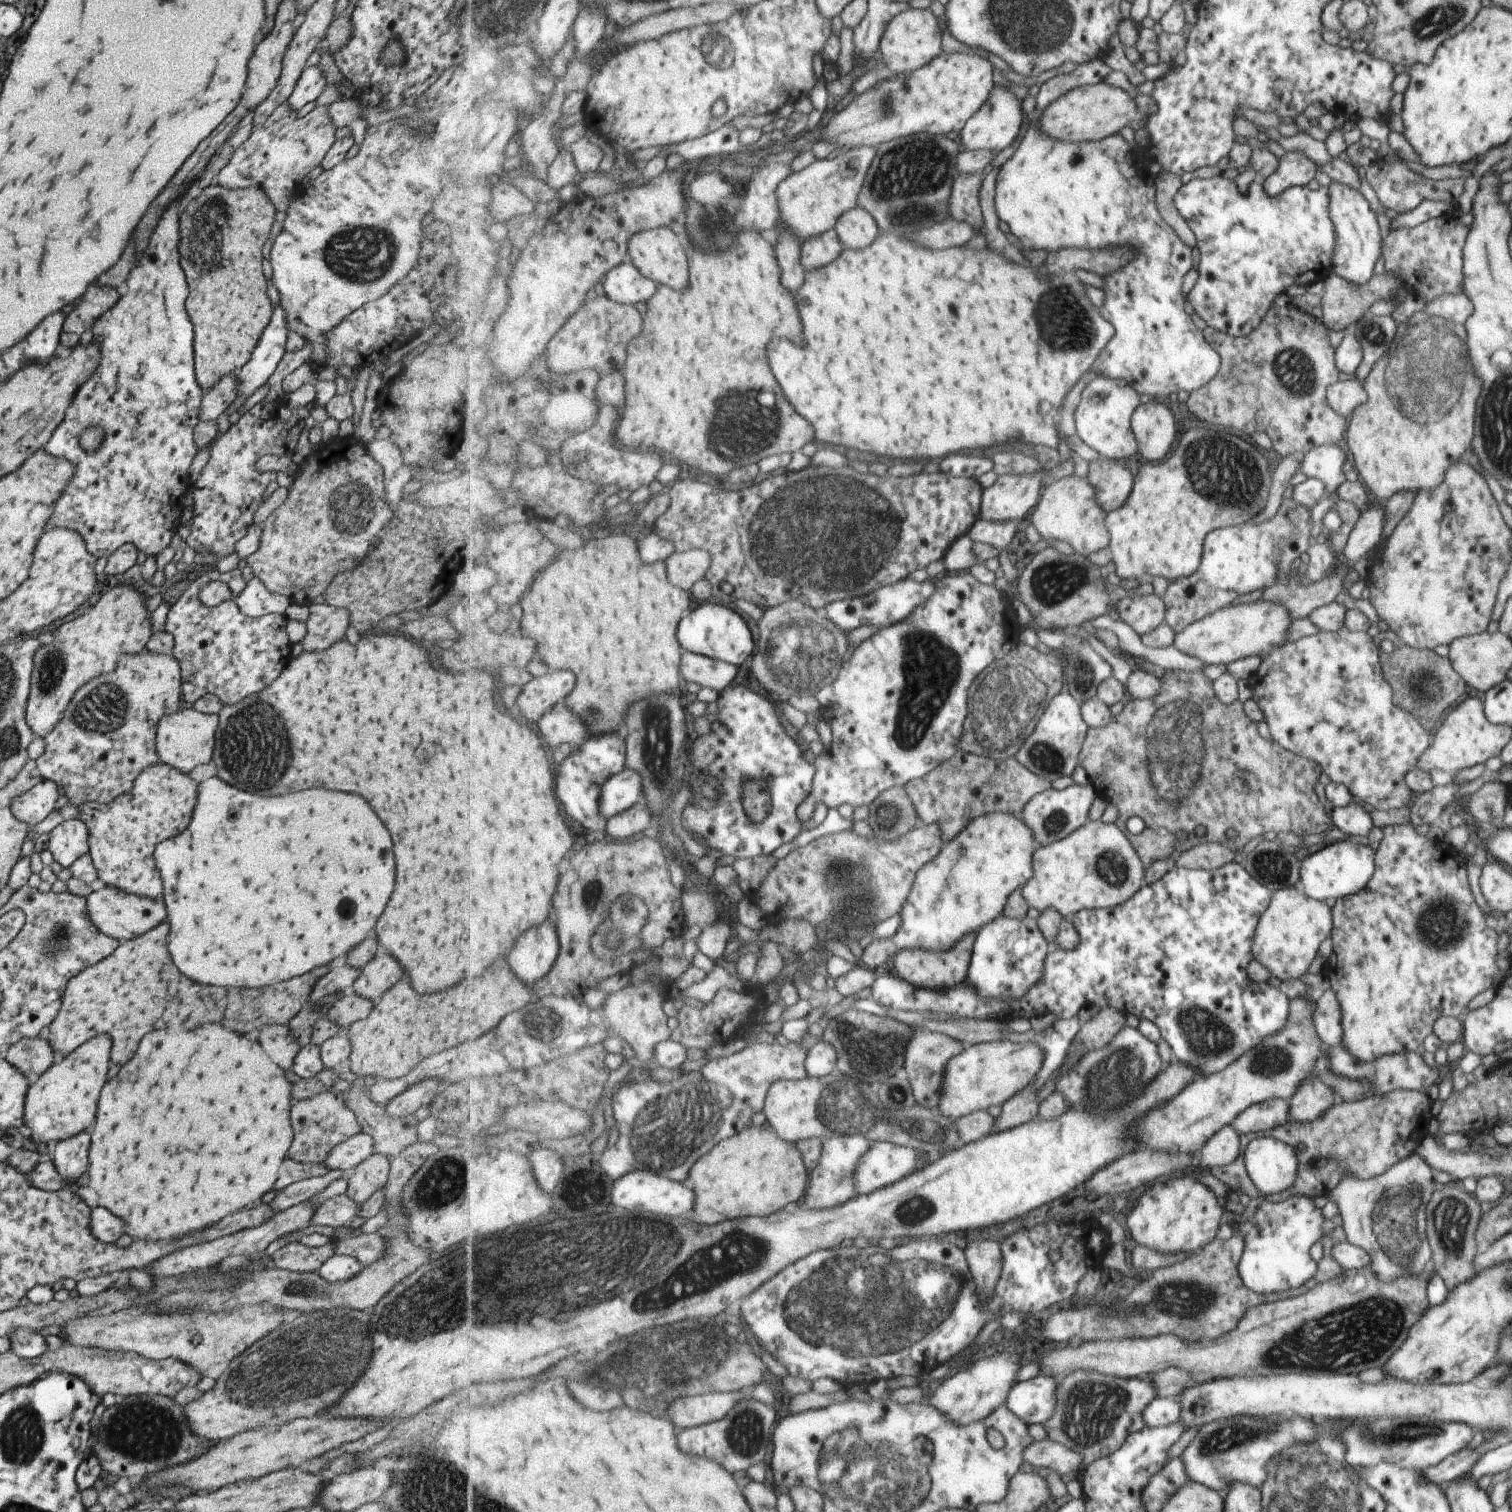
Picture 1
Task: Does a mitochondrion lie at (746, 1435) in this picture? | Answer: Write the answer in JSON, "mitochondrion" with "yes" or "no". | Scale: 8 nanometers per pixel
{"mitochondrion":"yes"}

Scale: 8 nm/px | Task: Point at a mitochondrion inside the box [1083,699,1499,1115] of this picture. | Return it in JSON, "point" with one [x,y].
{"point":[1442,923]}

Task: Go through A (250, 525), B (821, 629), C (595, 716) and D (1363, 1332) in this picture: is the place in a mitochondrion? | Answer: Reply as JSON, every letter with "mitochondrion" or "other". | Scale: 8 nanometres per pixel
{"A":"other","B":"mitochondrion","C":"mitochondrion","D":"mitochondrion"}

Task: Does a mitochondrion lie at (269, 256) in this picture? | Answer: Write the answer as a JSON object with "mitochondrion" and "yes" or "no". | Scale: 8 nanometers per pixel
{"mitochondrion":"no"}

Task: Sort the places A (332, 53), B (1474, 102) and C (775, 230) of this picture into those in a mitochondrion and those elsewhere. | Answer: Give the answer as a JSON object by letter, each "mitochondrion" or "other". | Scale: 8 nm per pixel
{"A":"other","B":"other","C":"other"}

